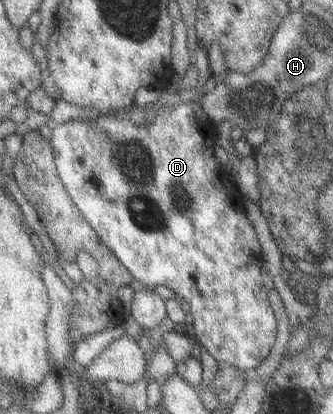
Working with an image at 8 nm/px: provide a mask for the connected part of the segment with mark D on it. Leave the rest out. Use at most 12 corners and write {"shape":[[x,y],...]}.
{"shape":[[198,101],[49,127],[64,191],[189,336],[248,371],[276,322]]}

